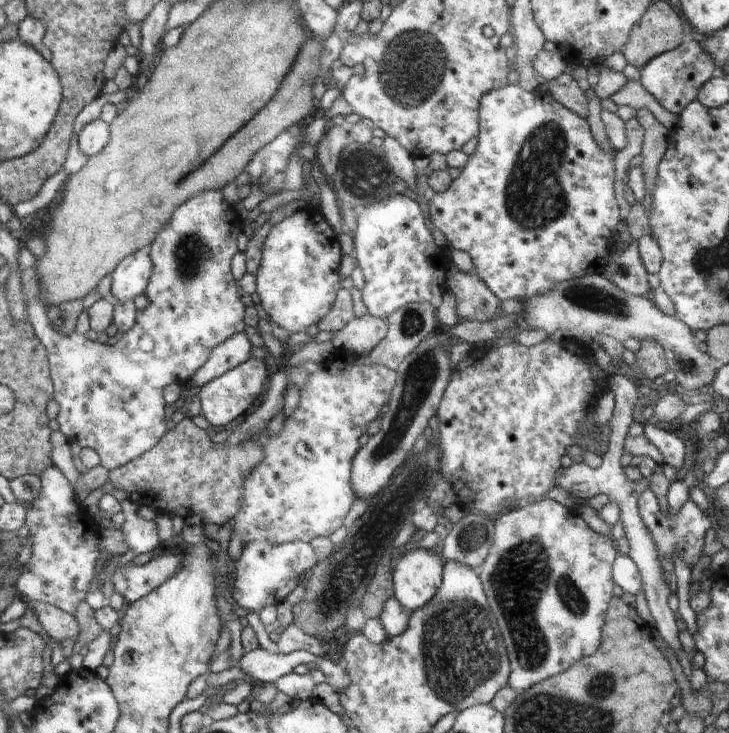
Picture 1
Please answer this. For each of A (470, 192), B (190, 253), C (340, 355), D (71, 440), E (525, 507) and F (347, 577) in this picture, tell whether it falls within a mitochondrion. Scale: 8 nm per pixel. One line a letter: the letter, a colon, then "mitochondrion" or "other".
A: other
B: mitochondrion
C: other
D: other
E: other
F: mitochondrion

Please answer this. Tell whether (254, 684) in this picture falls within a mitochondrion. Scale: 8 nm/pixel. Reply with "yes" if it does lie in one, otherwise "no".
no

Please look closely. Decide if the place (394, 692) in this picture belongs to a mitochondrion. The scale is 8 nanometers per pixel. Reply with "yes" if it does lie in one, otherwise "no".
no

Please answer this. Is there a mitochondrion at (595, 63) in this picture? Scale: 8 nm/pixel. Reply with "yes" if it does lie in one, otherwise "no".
no

